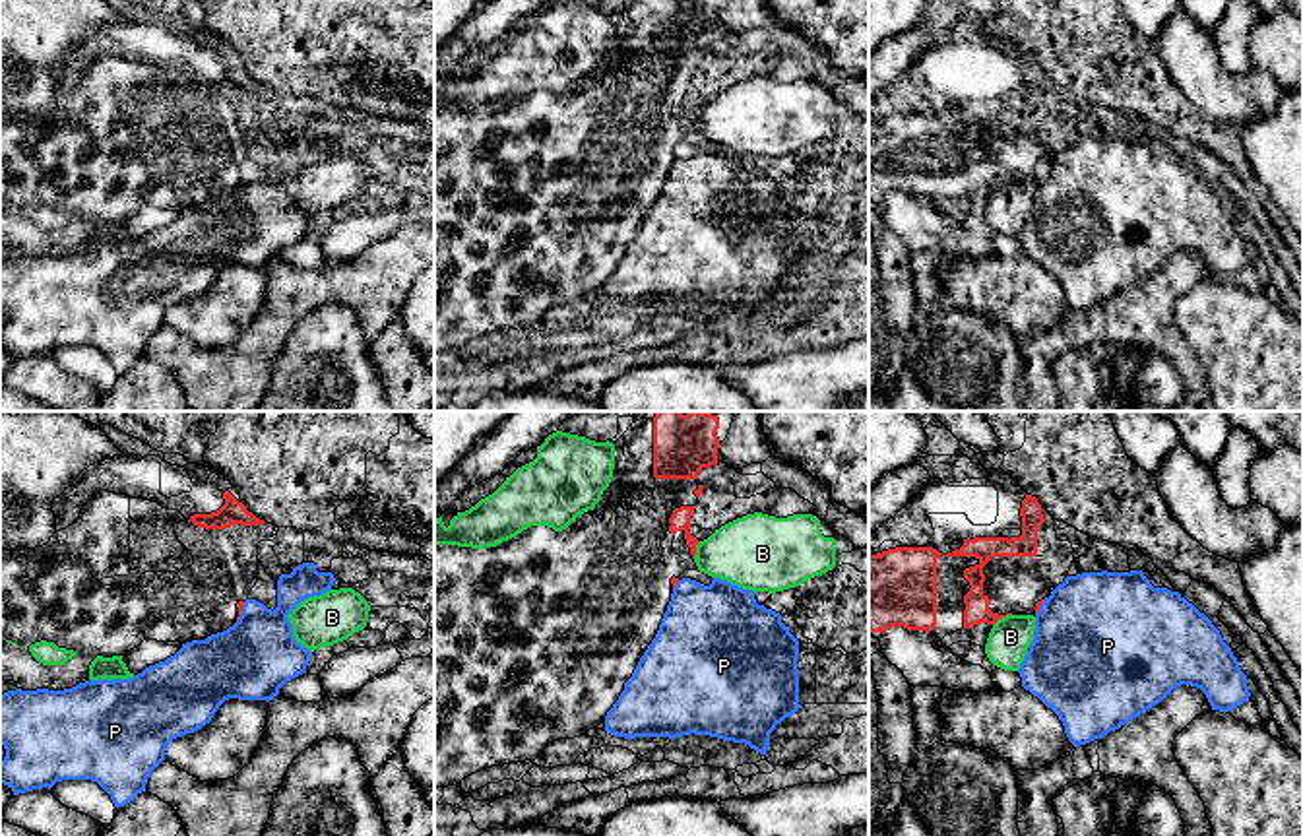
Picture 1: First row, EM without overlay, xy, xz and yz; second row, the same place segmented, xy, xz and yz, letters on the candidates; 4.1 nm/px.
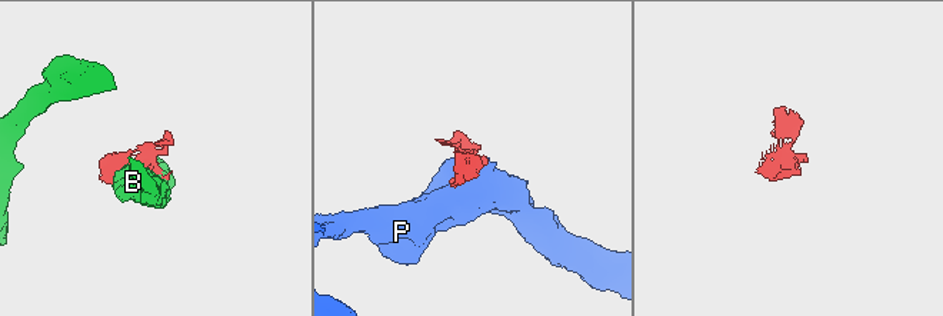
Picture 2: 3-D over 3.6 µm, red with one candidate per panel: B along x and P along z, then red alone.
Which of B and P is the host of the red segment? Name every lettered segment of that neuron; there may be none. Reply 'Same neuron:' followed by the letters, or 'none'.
Same neuron: none

